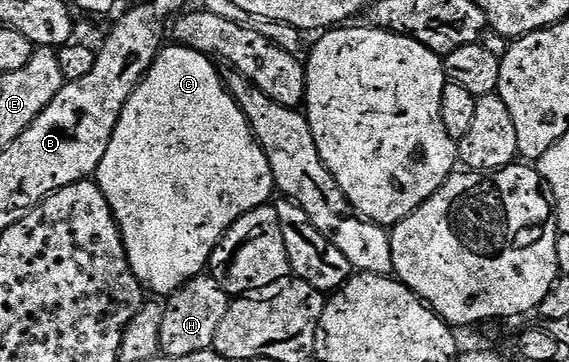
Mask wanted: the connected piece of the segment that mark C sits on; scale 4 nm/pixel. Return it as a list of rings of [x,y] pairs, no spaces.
[[[172,43],[161,48],[150,67],[150,71],[142,78],[140,86],[134,91],[134,95],[130,95],[130,99],[118,119],[118,127],[114,127],[110,147],[106,147],[106,155],[102,155],[102,163],[97,167],[94,174],[94,180],[100,186],[102,195],[106,195],[106,203],[110,203],[110,211],[120,228],[120,234],[128,252],[128,262],[134,271],[134,275],[141,285],[146,287],[149,294],[160,299],[171,297],[187,281],[192,281],[195,277],[201,276],[205,272],[208,260],[212,258],[217,243],[224,238],[224,232],[242,215],[254,211],[259,205],[267,205],[273,200],[274,186],[270,163],[266,159],[262,147],[256,142],[256,137],[248,126],[246,115],[238,107],[238,103],[228,94],[221,70],[216,70],[212,64],[214,61],[209,54],[199,53],[184,45]]]

